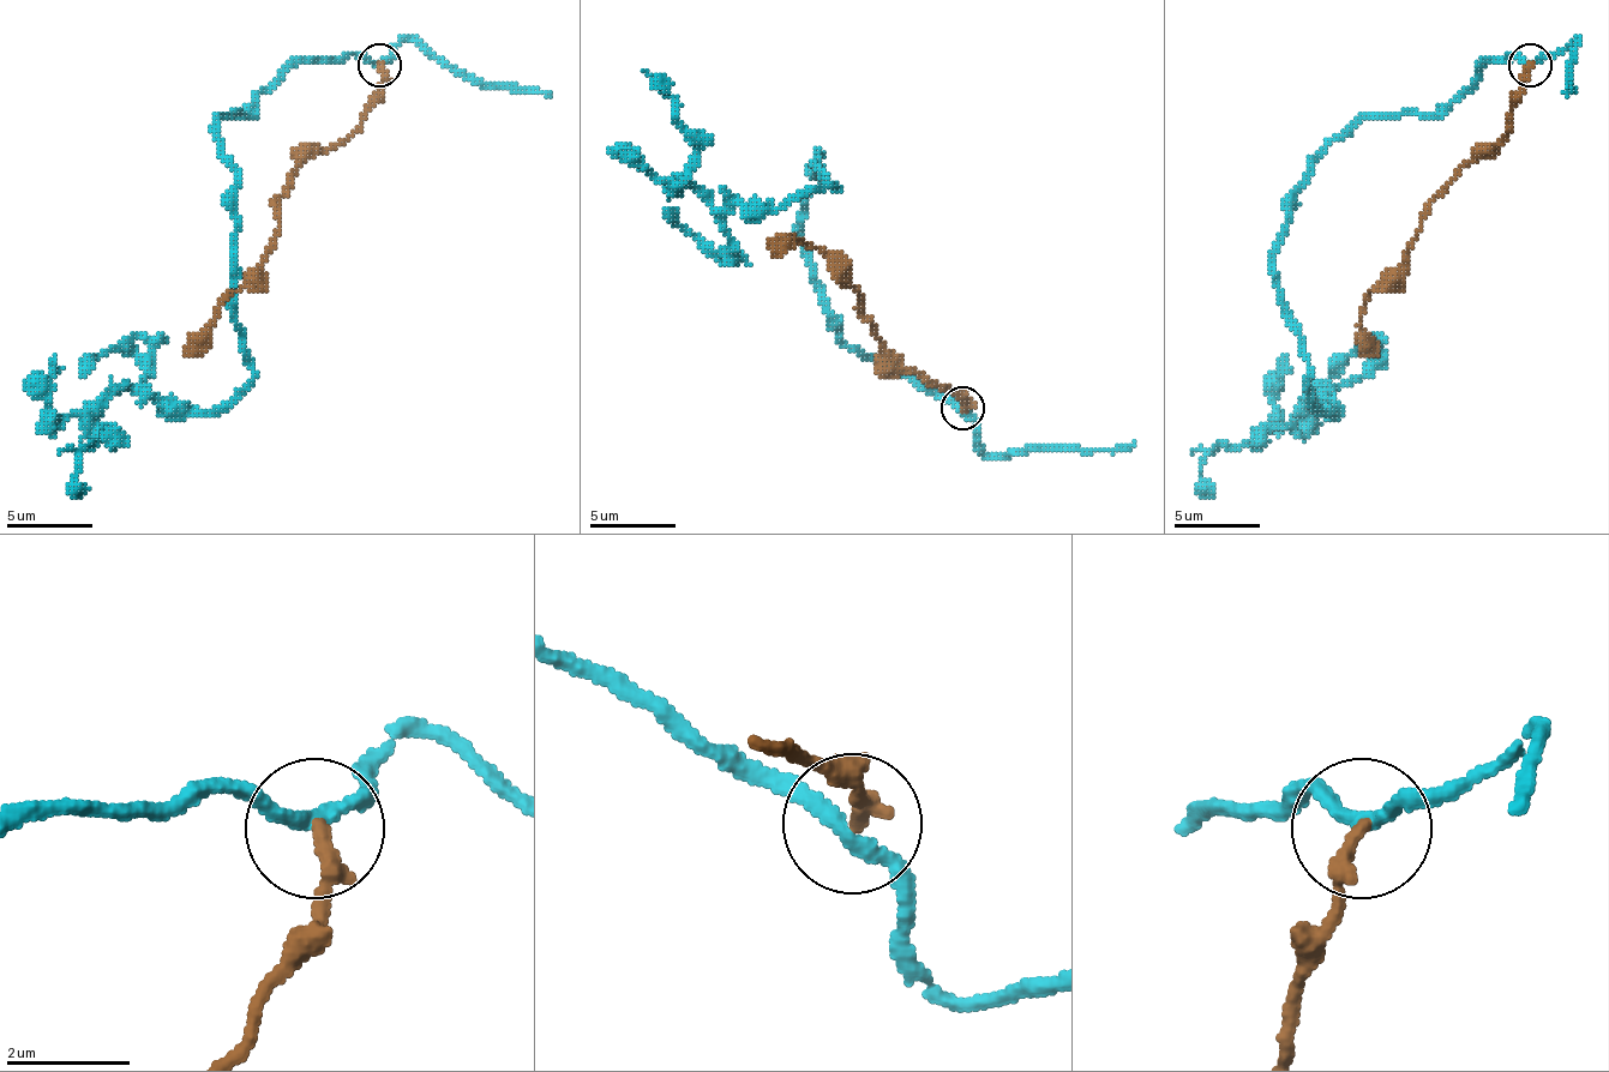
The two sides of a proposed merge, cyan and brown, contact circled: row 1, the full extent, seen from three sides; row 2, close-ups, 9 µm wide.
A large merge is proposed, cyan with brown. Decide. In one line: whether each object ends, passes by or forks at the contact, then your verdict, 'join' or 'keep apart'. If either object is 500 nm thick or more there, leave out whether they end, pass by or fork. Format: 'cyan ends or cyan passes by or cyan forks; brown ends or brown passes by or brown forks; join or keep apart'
cyan passes by; brown ends; keep apart

